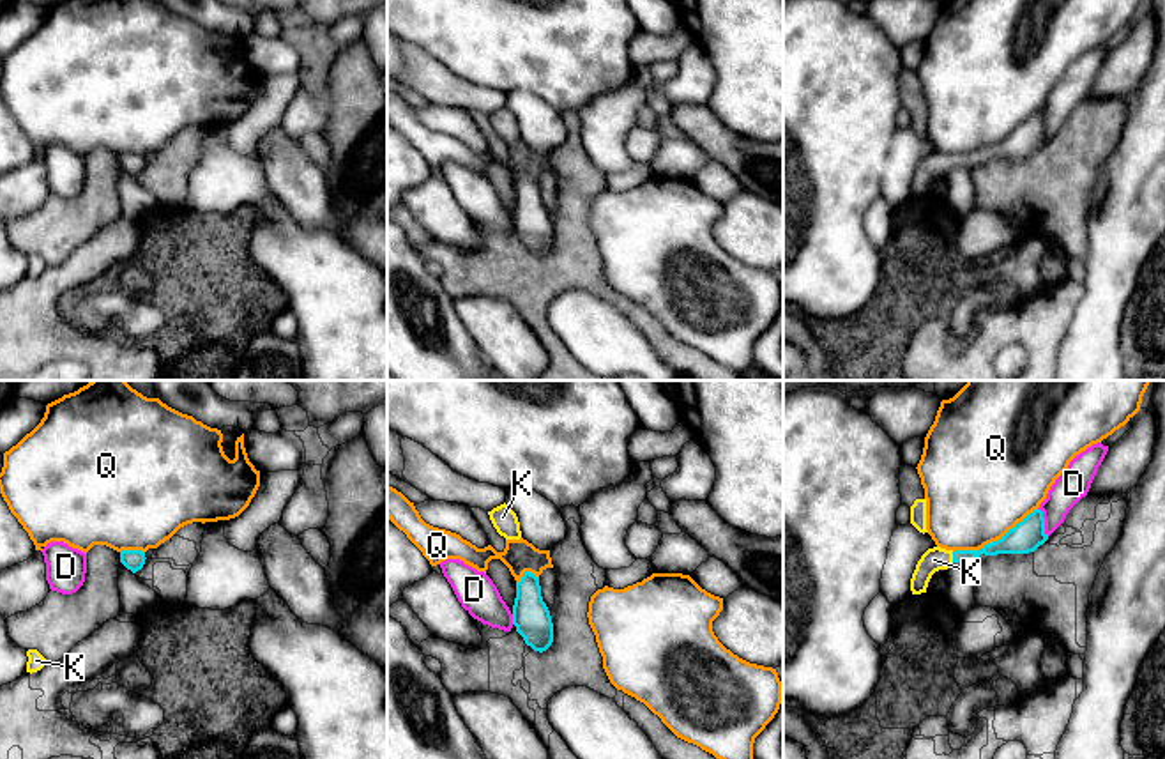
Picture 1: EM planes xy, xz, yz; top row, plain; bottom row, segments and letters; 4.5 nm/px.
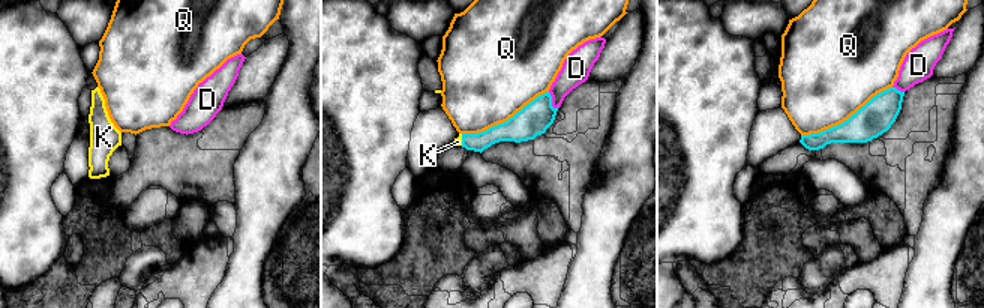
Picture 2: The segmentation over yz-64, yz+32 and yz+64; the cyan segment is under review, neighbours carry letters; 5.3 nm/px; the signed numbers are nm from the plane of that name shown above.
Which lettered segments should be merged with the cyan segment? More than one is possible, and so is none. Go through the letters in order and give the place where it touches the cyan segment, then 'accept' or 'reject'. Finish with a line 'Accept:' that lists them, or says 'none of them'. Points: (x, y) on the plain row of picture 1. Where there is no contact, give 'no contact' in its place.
D: yz (1043, 126) | reject
K: yz (953, 161) | accept
Q: yz (994, 145) | reject
Accept: K

